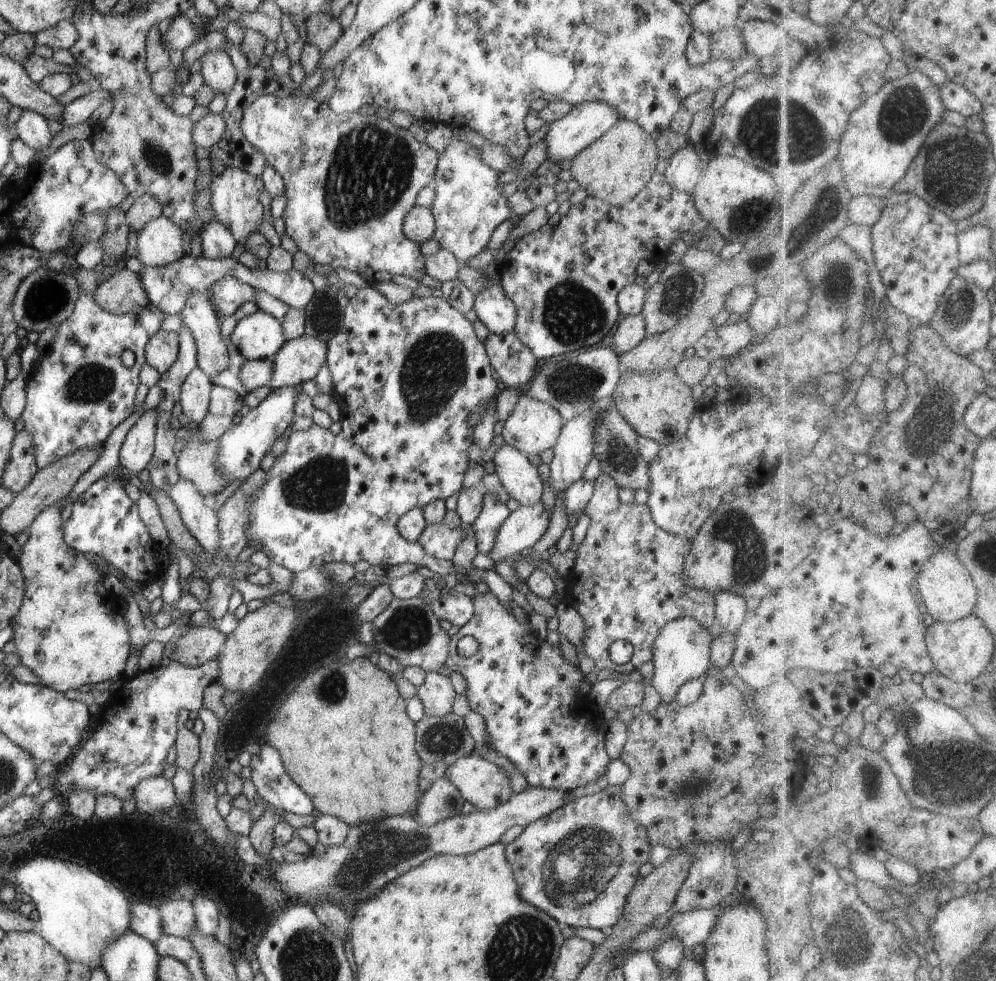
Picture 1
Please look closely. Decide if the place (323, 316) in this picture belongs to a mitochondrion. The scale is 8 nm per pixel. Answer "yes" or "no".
yes

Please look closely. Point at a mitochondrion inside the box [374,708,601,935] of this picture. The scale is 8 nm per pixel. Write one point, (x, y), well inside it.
(441, 739)

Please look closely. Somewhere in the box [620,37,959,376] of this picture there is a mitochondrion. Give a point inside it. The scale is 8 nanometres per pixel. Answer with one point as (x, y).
(759, 126)

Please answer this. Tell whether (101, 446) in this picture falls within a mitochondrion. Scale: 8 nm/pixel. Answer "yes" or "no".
no

